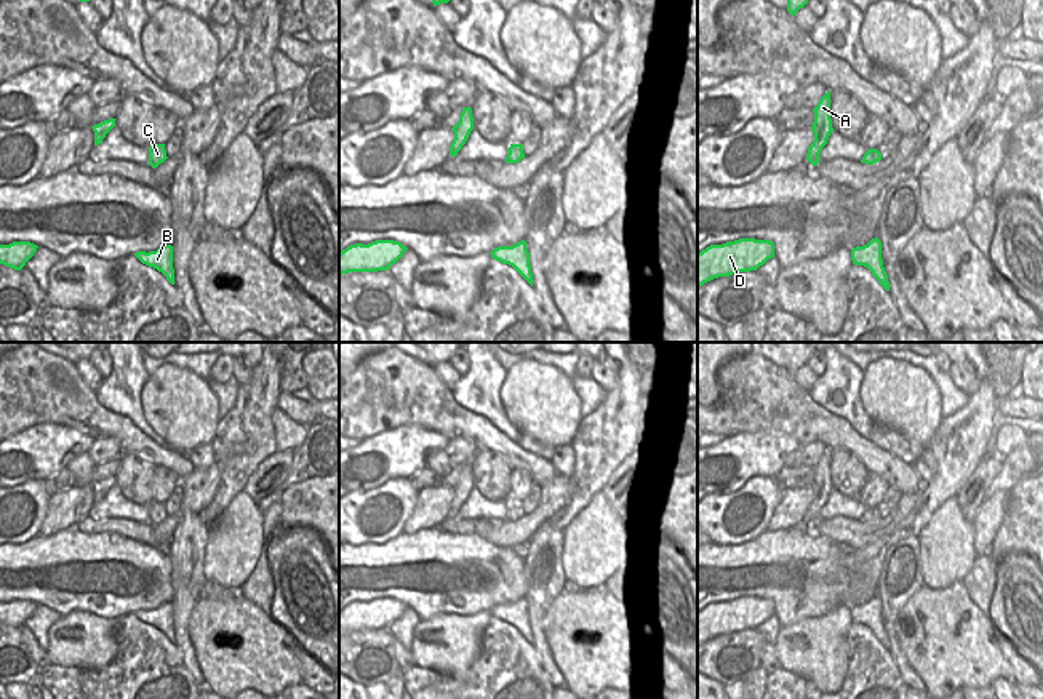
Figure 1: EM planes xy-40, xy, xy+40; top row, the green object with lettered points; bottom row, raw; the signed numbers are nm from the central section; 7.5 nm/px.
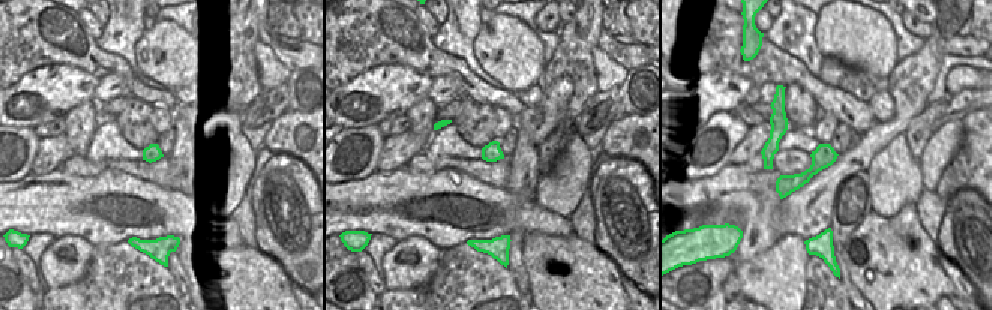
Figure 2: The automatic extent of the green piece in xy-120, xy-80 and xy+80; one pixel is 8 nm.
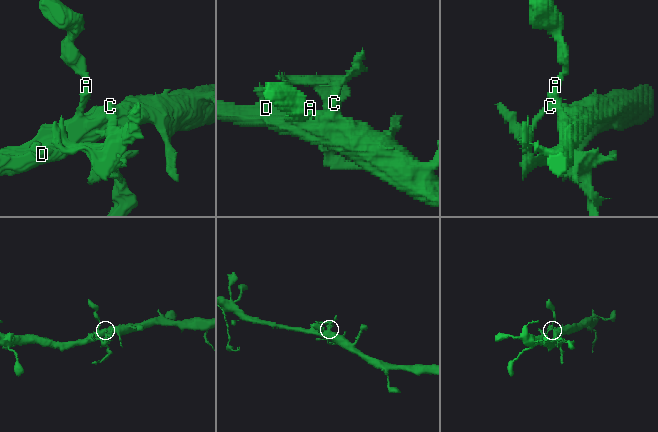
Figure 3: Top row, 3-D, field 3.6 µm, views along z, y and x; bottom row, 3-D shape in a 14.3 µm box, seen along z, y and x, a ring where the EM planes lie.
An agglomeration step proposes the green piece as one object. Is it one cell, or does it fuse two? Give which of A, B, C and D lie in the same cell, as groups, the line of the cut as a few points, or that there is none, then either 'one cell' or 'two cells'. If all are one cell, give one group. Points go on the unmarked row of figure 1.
A D / B C | xy (507, 512), (512, 520) | two cells

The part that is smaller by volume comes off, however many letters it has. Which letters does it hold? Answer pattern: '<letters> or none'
B, C

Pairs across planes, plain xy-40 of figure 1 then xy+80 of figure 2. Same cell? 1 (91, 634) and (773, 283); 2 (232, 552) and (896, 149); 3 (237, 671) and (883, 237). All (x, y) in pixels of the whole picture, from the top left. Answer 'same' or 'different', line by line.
1: same
2: same
3: same

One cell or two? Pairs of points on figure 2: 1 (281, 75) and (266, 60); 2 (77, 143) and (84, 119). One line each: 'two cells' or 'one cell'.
1: one cell
2: one cell

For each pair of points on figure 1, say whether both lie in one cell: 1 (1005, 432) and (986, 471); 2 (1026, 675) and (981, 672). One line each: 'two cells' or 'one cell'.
1: two cells
2: two cells

